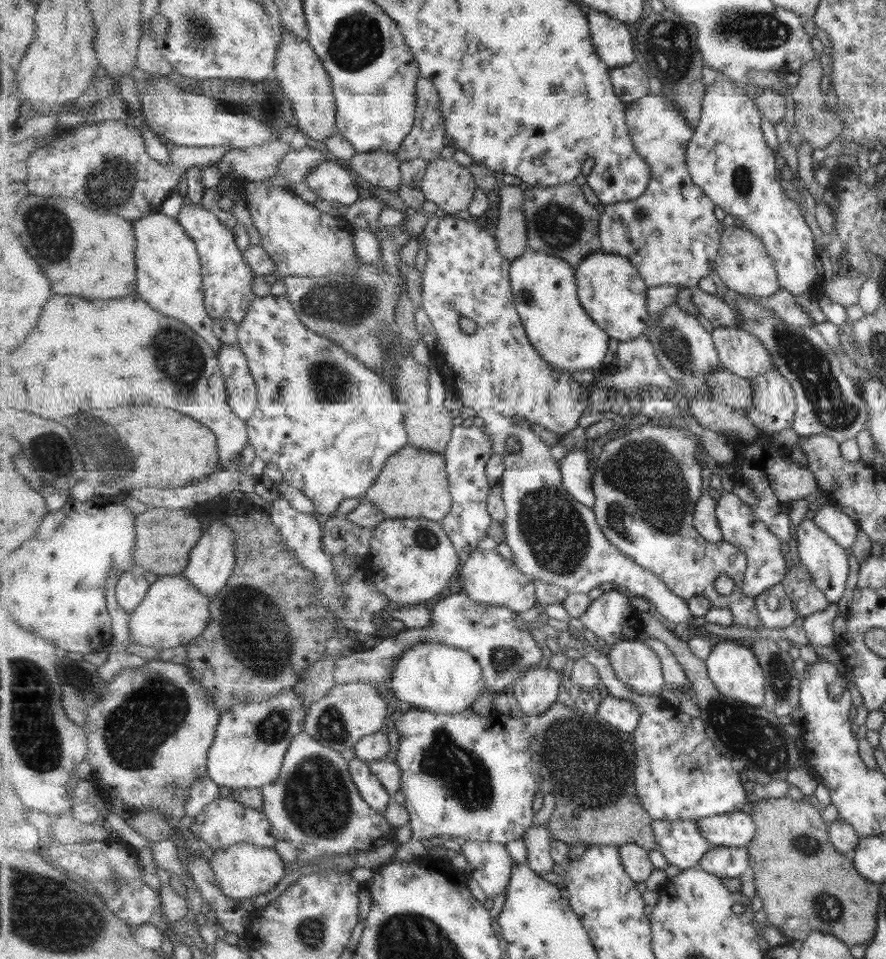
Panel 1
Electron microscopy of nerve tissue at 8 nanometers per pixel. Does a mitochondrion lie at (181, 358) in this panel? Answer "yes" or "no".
yes

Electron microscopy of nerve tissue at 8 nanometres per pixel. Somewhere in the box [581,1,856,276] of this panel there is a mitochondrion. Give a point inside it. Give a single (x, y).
(676, 64)

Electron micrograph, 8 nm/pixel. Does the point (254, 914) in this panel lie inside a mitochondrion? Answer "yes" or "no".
no

